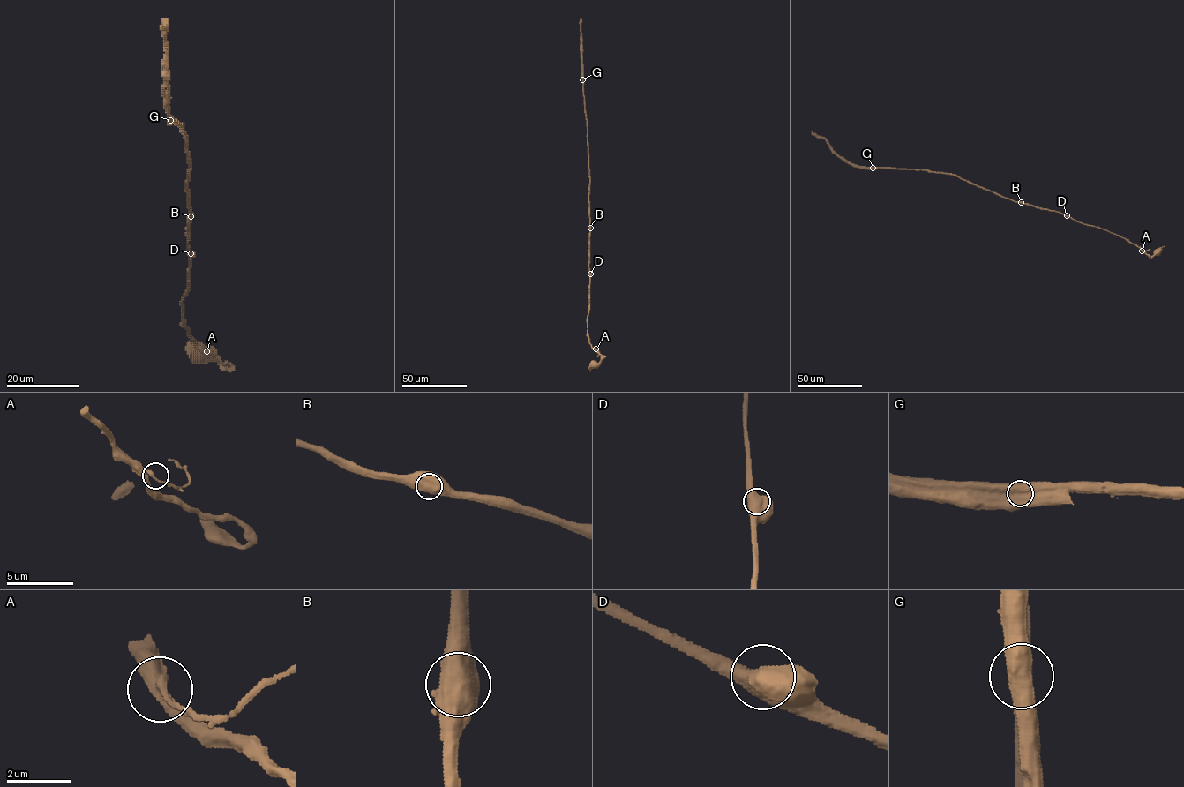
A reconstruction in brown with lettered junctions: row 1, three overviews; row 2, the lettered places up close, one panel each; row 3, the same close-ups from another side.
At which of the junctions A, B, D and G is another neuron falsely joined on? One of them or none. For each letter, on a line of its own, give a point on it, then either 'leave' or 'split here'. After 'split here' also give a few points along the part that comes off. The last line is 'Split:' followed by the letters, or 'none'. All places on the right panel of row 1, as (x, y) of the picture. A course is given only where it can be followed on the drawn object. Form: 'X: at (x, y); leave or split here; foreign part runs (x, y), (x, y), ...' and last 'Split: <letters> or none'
A: at (1142, 251); leave
B: at (1021, 202); leave
D: at (1067, 215); leave
G: at (873, 168); split here; foreign part runs (873, 168), (855, 167), (844, 161), (824, 138), (818, 138), (812, 131)
Split: G

